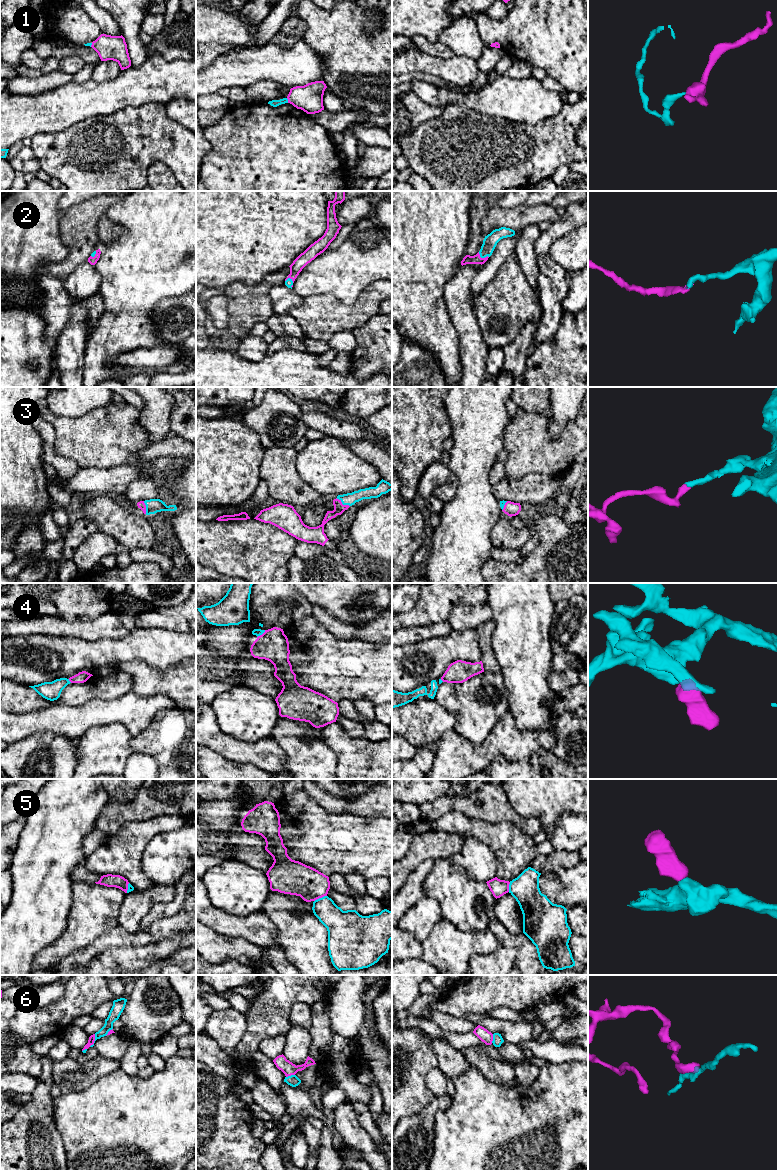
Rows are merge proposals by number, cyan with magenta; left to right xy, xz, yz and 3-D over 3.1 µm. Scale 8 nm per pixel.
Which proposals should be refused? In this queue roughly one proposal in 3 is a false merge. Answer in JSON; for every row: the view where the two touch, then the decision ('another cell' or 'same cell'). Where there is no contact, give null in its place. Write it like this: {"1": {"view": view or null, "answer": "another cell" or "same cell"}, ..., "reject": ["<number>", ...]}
{"1": {"view": "xz", "answer": "same cell"}, "2": {"view": "yz", "answer": "same cell"}, "3": {"view": "xz", "answer": "same cell"}, "4": {"view": "xz", "answer": "same cell"}, "5": {"view": "xz", "answer": "another cell"}, "6": {"view": "xy", "answer": "another cell"}, "reject": ["5", "6"]}

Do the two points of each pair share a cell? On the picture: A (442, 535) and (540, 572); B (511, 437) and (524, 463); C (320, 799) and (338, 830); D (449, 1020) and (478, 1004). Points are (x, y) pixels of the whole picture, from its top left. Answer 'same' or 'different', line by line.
A: different
B: same
C: different
D: different

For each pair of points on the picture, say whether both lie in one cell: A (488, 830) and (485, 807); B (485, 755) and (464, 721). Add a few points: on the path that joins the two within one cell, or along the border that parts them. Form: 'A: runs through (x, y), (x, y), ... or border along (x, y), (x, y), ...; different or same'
A: border along (465, 814), (487, 822), (511, 822); different
B: border along (494, 726), (480, 743), (472, 743), (457, 732); different

